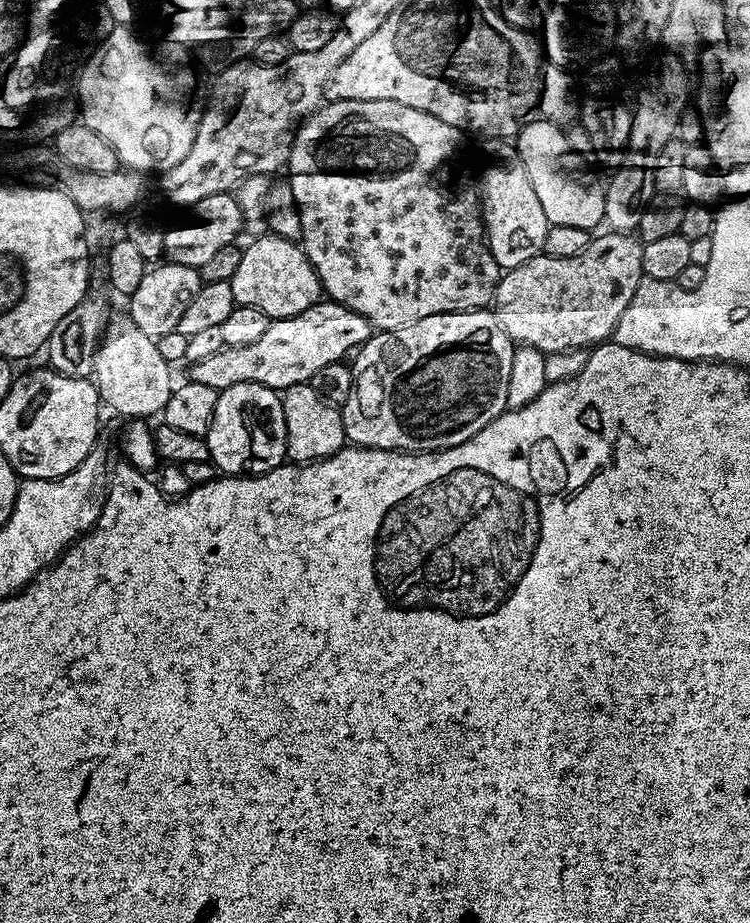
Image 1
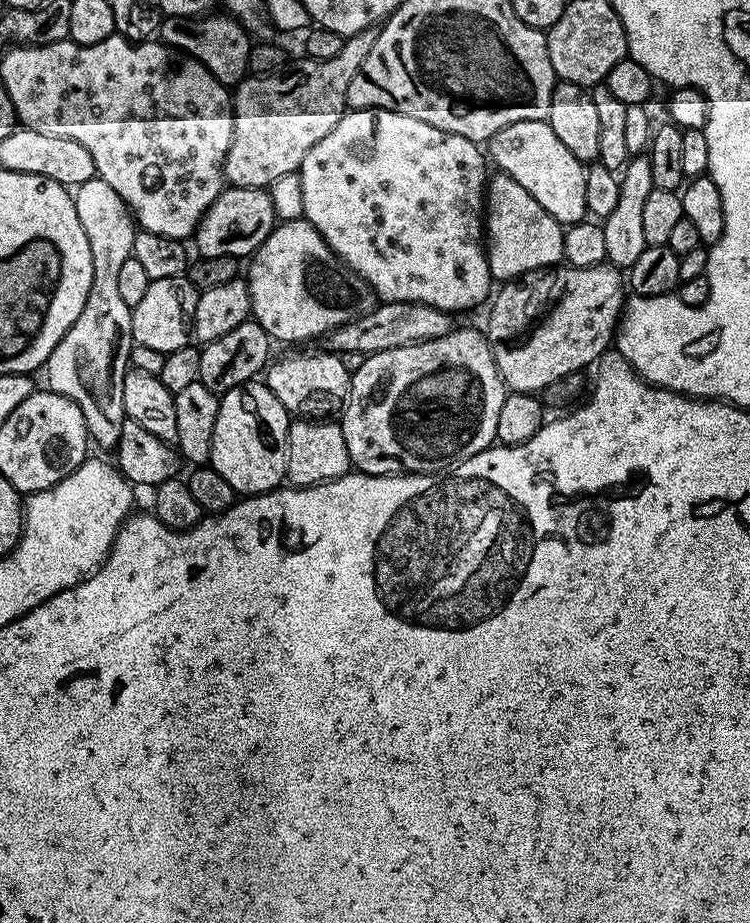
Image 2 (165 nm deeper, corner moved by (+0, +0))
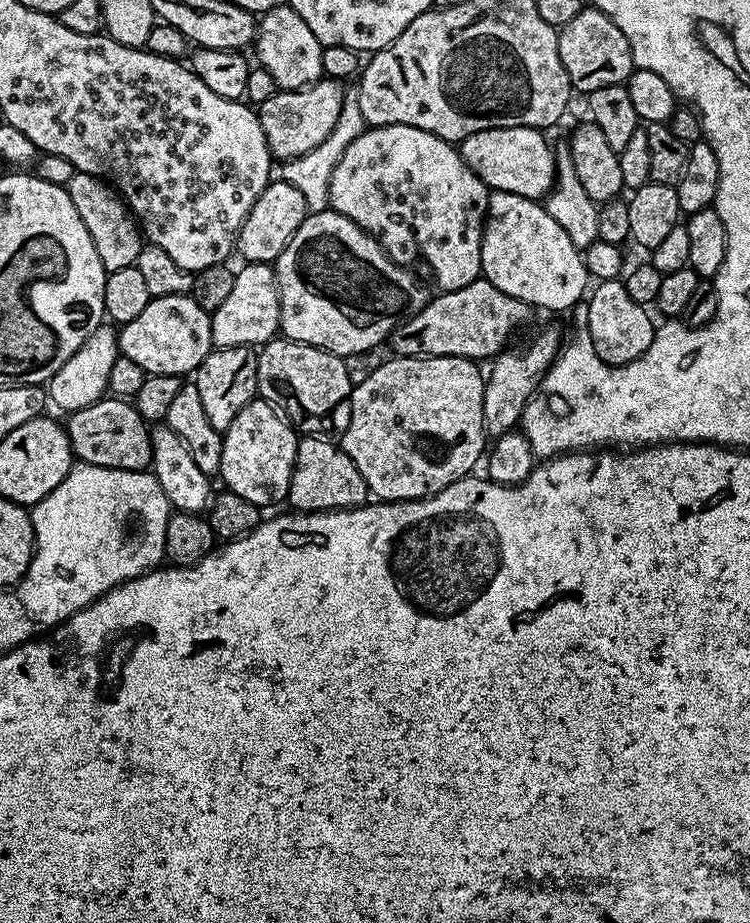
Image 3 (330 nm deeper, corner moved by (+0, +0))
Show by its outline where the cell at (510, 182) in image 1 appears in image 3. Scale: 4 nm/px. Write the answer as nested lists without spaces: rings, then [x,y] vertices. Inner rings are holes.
[[[492,192],[488,198],[488,219],[480,251],[480,271],[498,290],[526,302],[533,309],[564,312],[585,299],[590,277],[581,249],[570,242],[570,234],[550,218],[547,207],[518,194]]]

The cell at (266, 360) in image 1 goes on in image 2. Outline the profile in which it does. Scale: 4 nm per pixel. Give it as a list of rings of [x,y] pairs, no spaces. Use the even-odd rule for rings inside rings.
[[[410,302],[381,303],[372,312],[360,316],[357,320],[351,320],[340,324],[337,328],[327,333],[327,351],[339,354],[344,351],[361,351],[366,356],[373,356],[382,350],[394,350],[398,346],[410,346],[423,340],[442,338],[452,331],[454,327],[453,317],[449,313],[438,310],[434,306],[425,304],[411,304]]]

